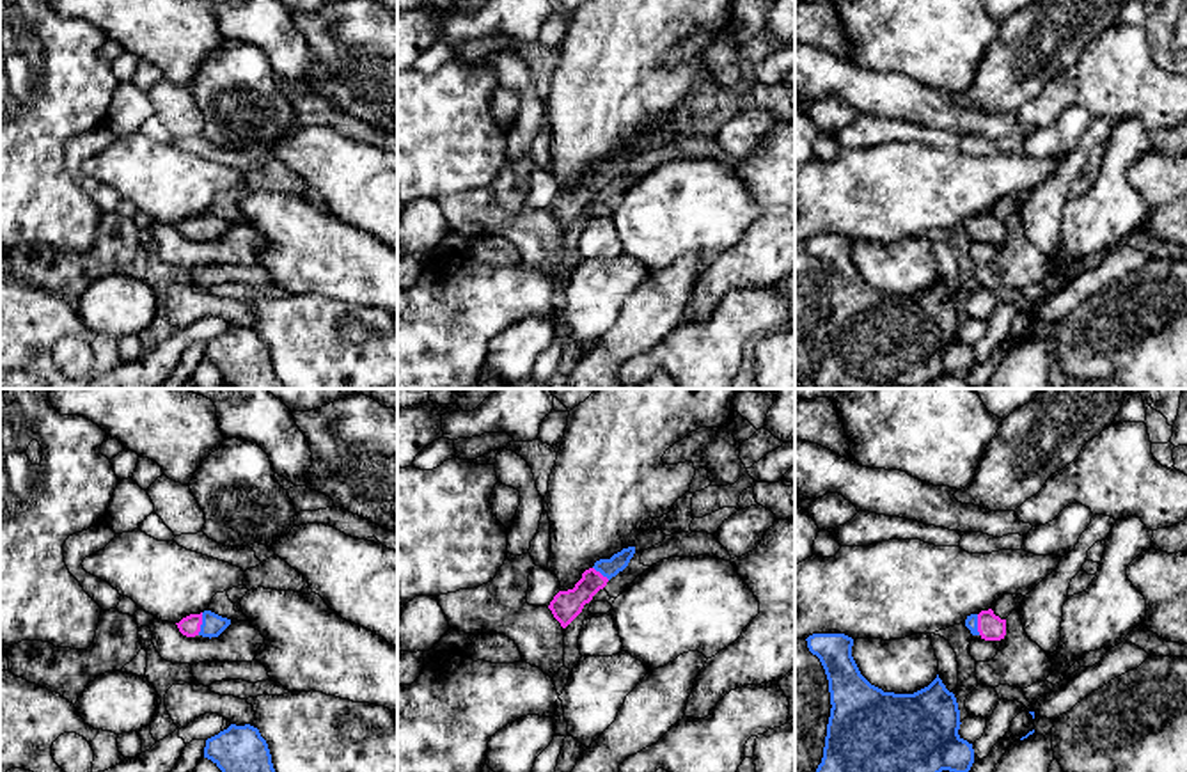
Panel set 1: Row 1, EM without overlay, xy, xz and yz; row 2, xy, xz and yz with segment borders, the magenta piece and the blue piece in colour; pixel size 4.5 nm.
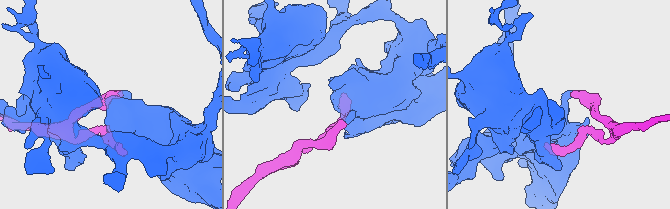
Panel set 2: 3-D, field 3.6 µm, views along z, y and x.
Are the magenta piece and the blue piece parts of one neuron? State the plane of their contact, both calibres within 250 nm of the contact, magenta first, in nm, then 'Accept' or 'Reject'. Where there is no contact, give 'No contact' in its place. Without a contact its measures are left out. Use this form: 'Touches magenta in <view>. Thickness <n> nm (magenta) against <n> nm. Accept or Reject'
Touches magenta in xy. Thickness 90 nm (magenta) against 100 nm. Accept

